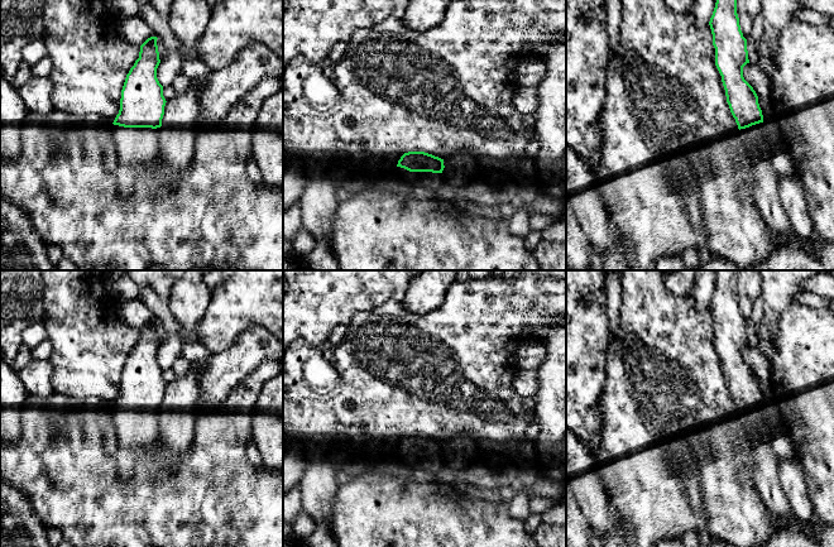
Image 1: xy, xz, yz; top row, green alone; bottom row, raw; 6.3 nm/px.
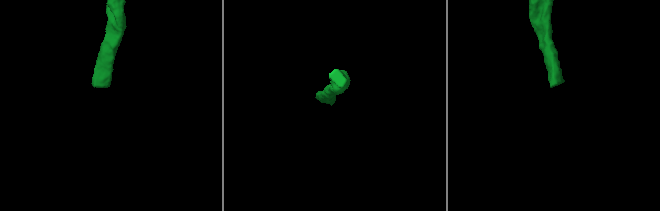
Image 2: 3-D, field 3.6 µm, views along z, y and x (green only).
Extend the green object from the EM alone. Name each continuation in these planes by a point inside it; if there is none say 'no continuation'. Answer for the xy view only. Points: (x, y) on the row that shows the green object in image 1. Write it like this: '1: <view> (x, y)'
1: xy (137, 148)

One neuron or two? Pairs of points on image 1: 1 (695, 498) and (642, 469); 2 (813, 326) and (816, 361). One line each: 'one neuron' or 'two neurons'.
1: one neuron
2: one neuron

